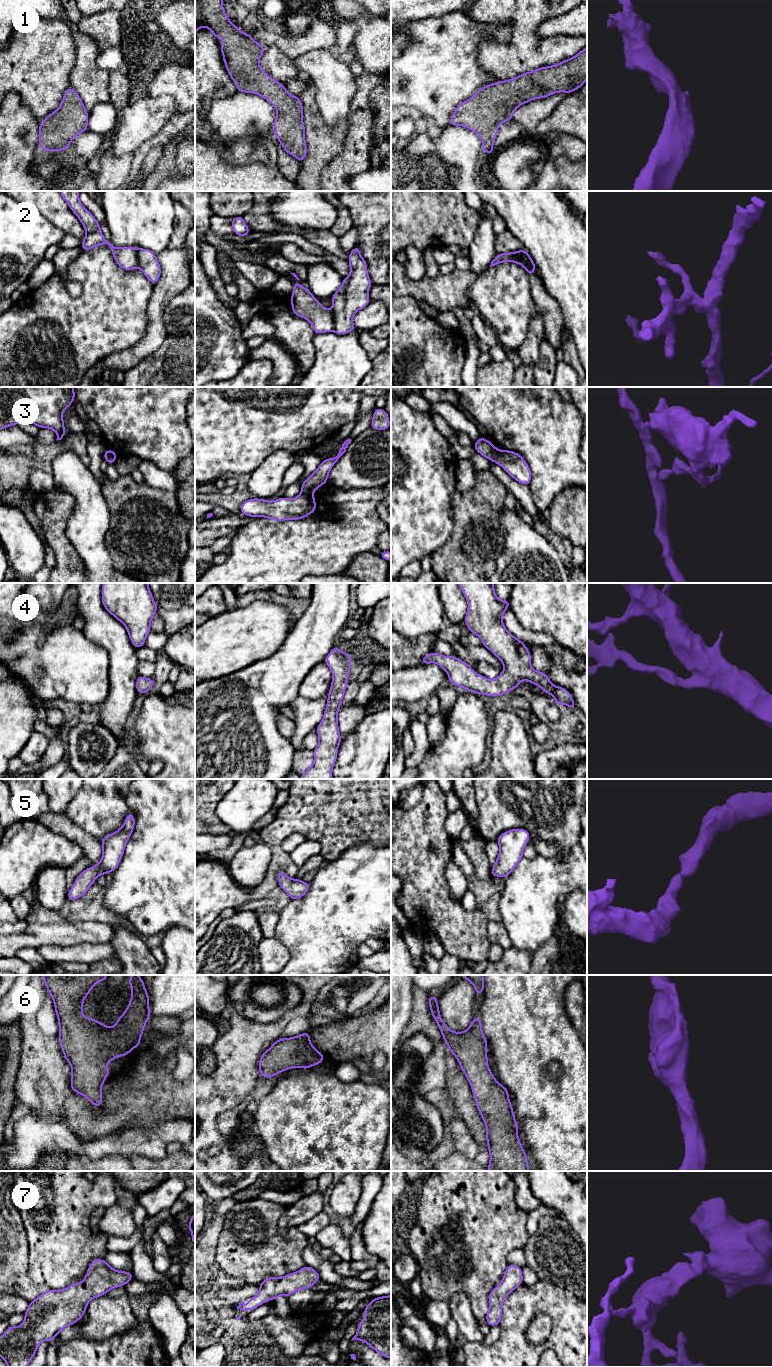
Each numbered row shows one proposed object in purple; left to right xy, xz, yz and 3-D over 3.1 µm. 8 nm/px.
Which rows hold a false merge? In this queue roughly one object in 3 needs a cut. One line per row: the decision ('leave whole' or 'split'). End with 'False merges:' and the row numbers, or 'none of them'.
1: leave whole
2: split
3: split
4: leave whole
5: leave whole
6: leave whole
7: leave whole
False merges: 2, 3

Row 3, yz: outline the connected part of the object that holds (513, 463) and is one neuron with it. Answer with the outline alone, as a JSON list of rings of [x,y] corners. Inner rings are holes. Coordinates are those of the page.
[[[499,450],[496,463],[501,466],[518,483],[529,486],[532,472],[524,458],[508,450]]]

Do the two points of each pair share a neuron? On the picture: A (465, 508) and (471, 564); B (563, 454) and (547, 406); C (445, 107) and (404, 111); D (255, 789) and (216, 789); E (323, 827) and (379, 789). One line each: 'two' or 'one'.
A: one
B: one
C: two
D: two
E: one

